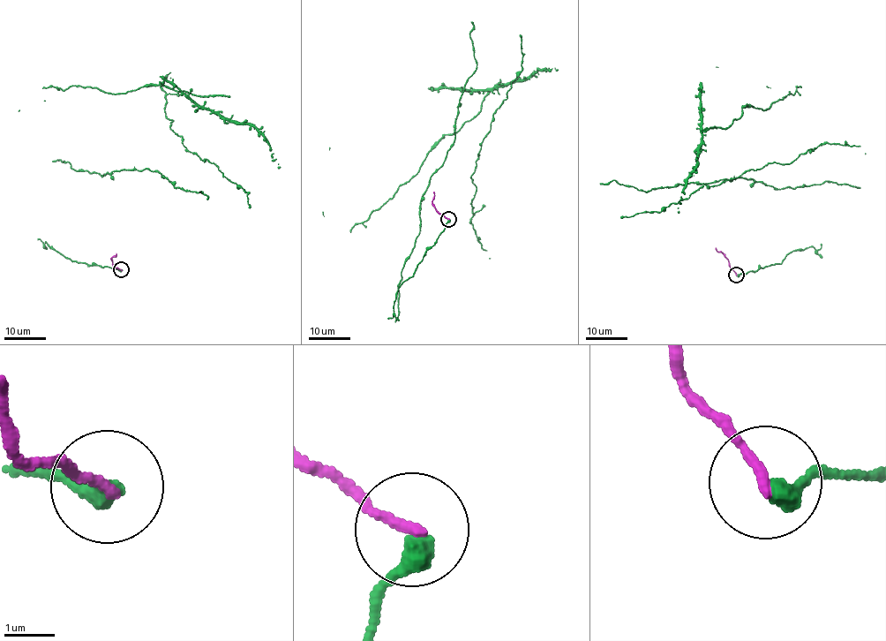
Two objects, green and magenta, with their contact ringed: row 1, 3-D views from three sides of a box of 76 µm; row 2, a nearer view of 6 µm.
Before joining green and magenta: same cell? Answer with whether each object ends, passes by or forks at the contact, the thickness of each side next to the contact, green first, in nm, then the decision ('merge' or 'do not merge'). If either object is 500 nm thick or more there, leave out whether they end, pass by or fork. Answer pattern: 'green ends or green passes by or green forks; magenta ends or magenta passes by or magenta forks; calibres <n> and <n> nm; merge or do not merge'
green ends; magenta ends; calibres 400 and 200 nm; merge

